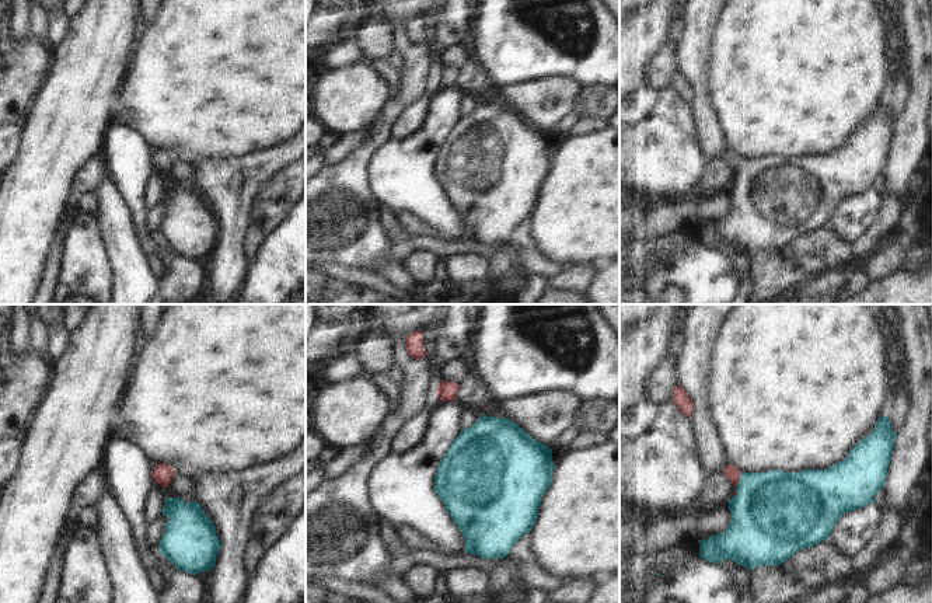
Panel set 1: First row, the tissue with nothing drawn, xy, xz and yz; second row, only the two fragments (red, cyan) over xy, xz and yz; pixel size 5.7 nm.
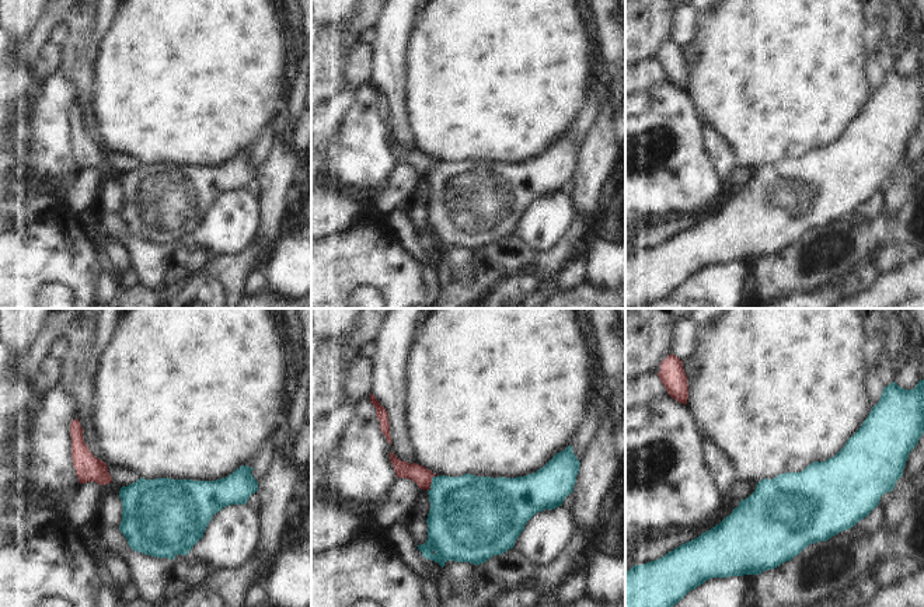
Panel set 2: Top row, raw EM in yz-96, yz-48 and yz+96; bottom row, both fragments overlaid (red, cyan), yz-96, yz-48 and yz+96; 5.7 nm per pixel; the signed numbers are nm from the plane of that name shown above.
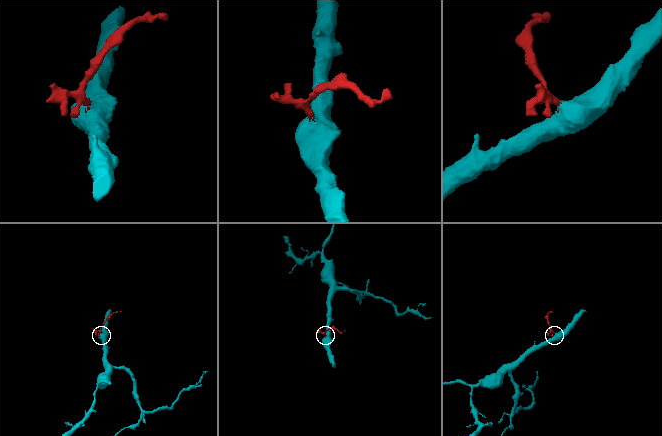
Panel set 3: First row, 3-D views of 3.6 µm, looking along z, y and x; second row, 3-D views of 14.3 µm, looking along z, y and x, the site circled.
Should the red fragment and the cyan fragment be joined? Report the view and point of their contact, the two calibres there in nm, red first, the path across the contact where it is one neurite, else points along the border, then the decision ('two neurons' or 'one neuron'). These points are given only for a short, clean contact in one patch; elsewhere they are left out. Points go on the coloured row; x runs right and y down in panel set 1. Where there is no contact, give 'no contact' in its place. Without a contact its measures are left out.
yz (736, 484) | 70/460 nm | across yz (730, 471), (736, 477), (736, 484), (770, 512) | one neuron

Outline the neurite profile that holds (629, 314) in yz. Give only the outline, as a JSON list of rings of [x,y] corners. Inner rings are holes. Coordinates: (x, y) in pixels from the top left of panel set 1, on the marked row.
[[[619,304],[619,320],[625,328],[652,317],[657,304]]]

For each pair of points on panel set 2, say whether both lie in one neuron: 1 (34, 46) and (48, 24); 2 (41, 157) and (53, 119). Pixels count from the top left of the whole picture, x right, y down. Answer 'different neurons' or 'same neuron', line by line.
1: same neuron
2: same neuron

